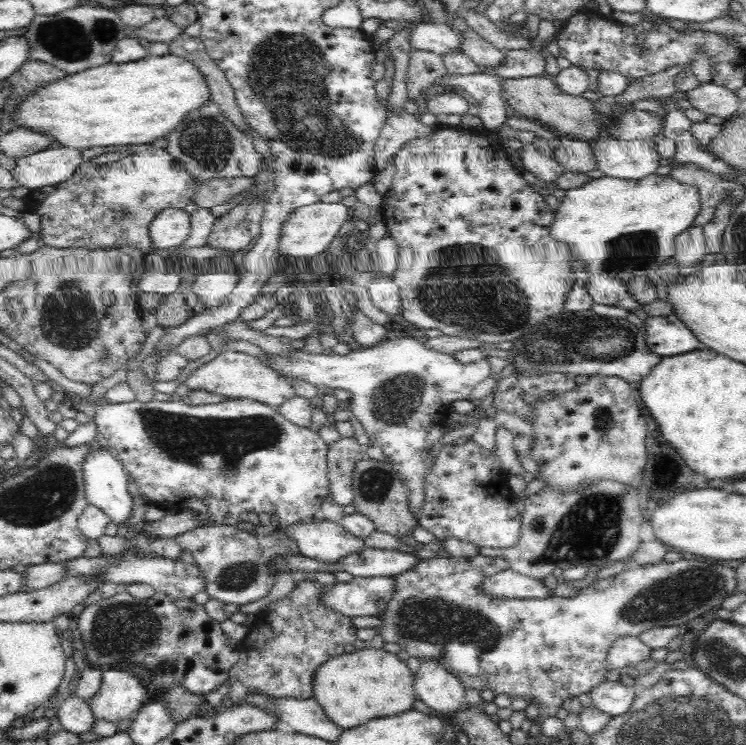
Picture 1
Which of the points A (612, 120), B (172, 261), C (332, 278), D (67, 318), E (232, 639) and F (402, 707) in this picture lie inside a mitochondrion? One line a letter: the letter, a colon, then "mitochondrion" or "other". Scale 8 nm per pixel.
A: other
B: other
C: other
D: mitochondrion
E: other
F: other

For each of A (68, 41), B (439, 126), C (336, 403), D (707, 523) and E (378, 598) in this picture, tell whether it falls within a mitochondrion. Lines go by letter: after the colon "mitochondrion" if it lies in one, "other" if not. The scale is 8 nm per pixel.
A: mitochondrion
B: other
C: other
D: other
E: mitochondrion

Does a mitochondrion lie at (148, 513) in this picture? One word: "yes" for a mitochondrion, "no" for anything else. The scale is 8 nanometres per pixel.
no

